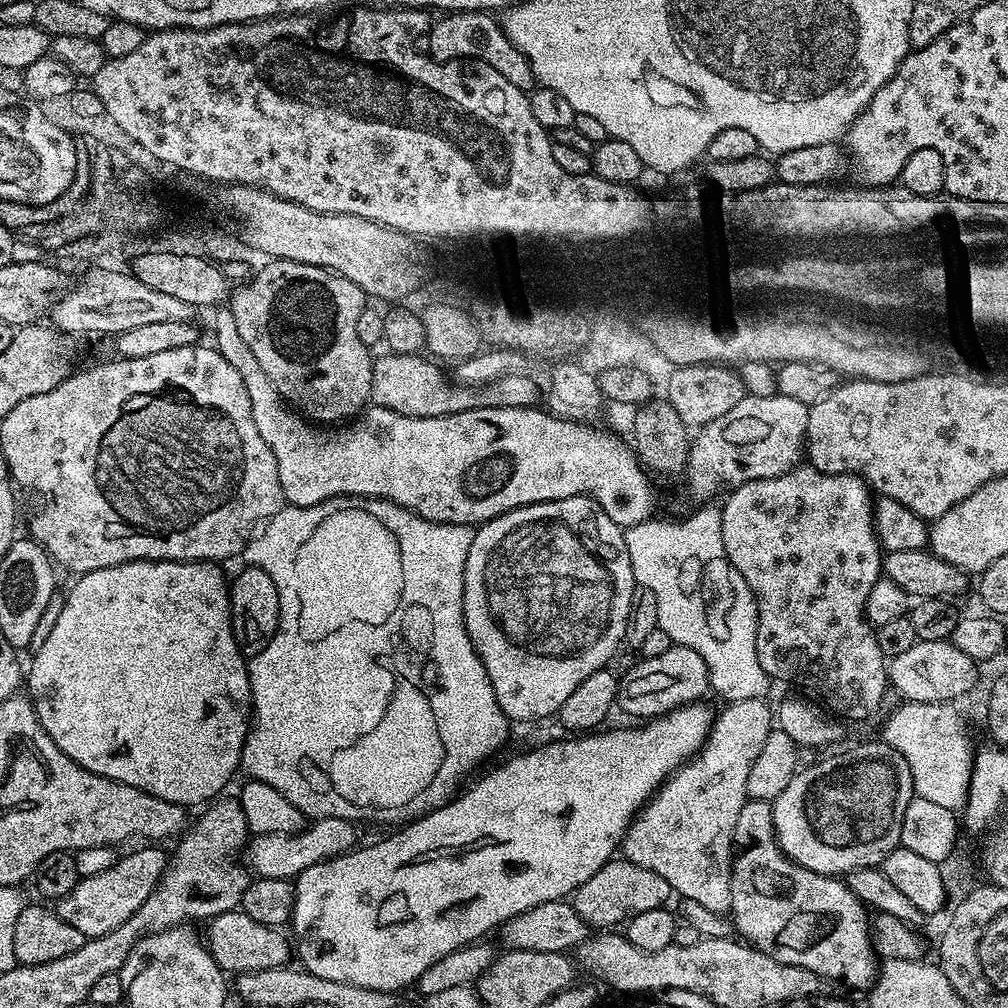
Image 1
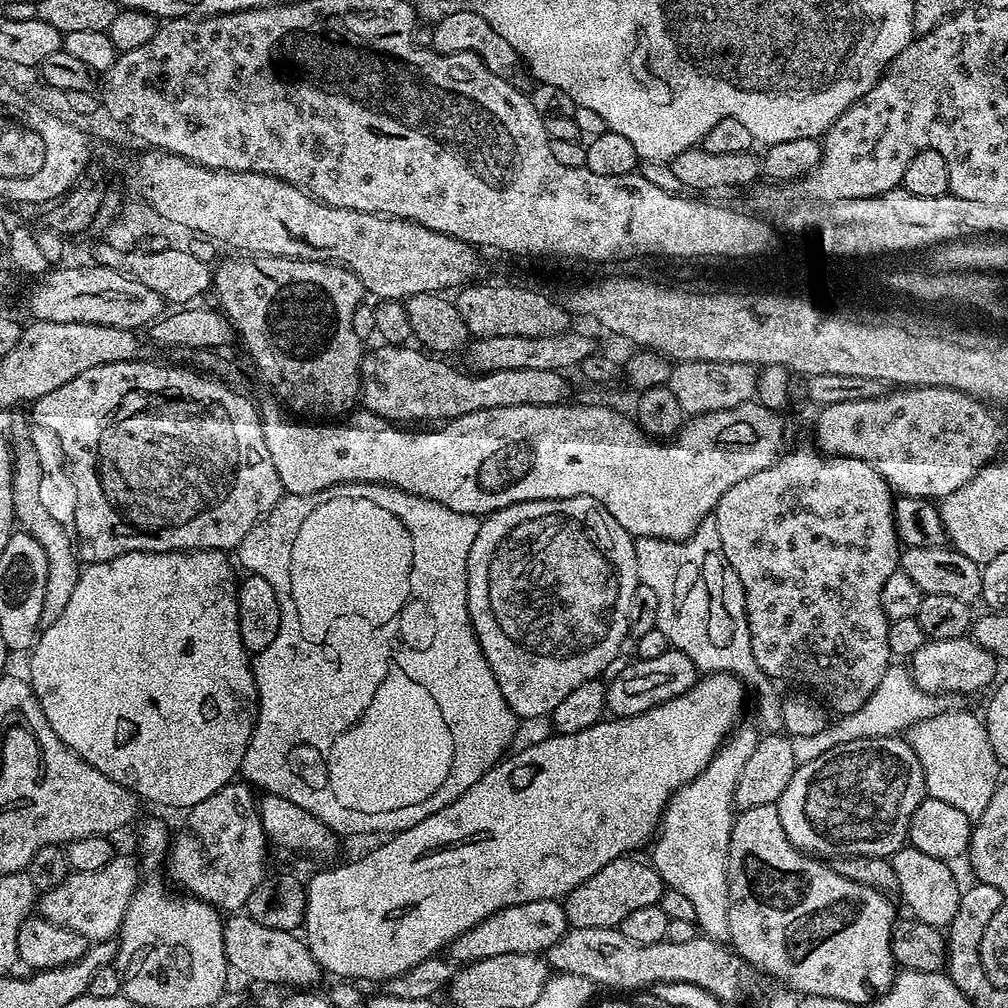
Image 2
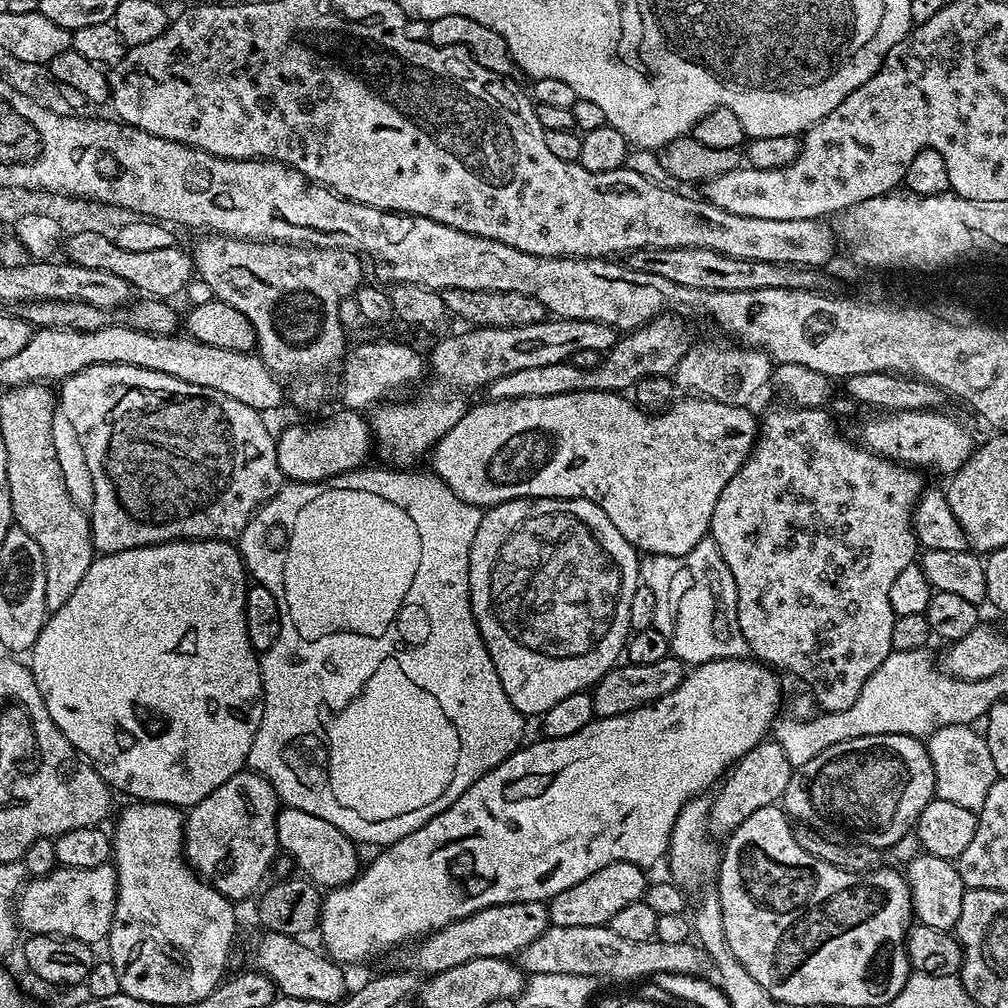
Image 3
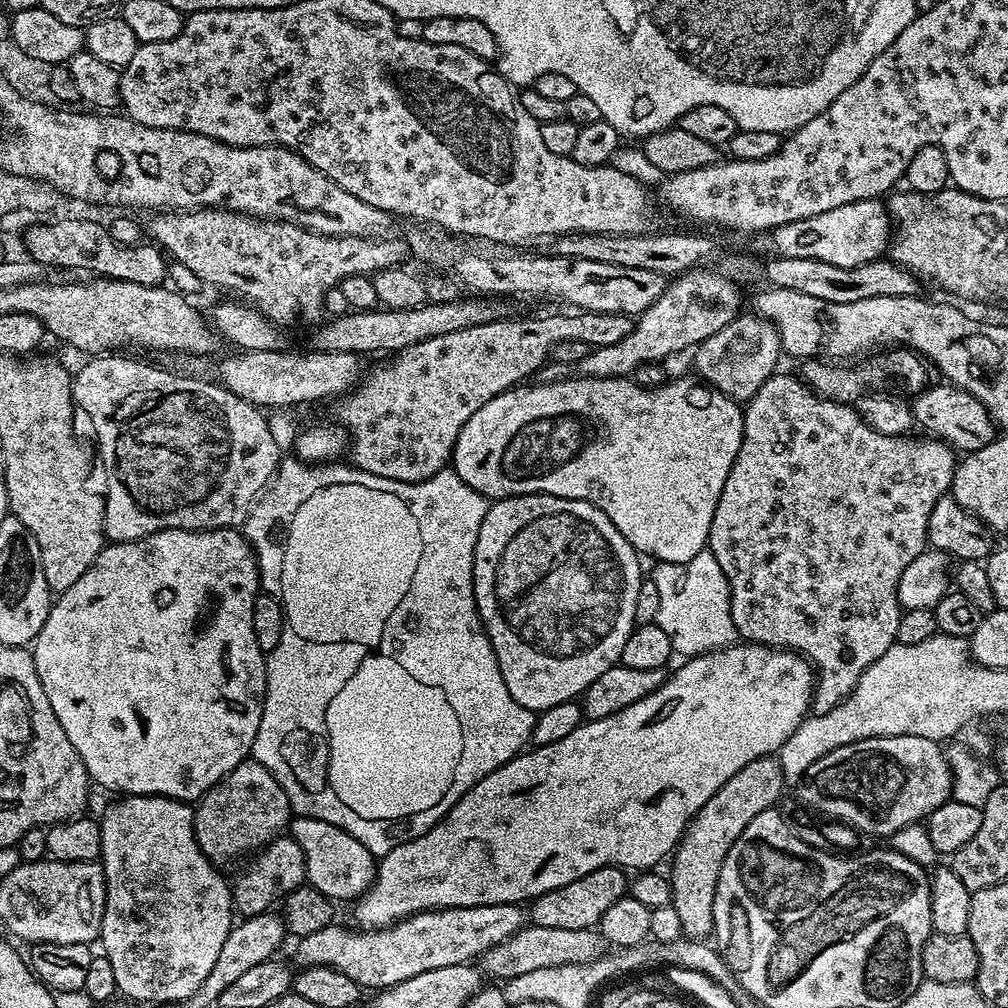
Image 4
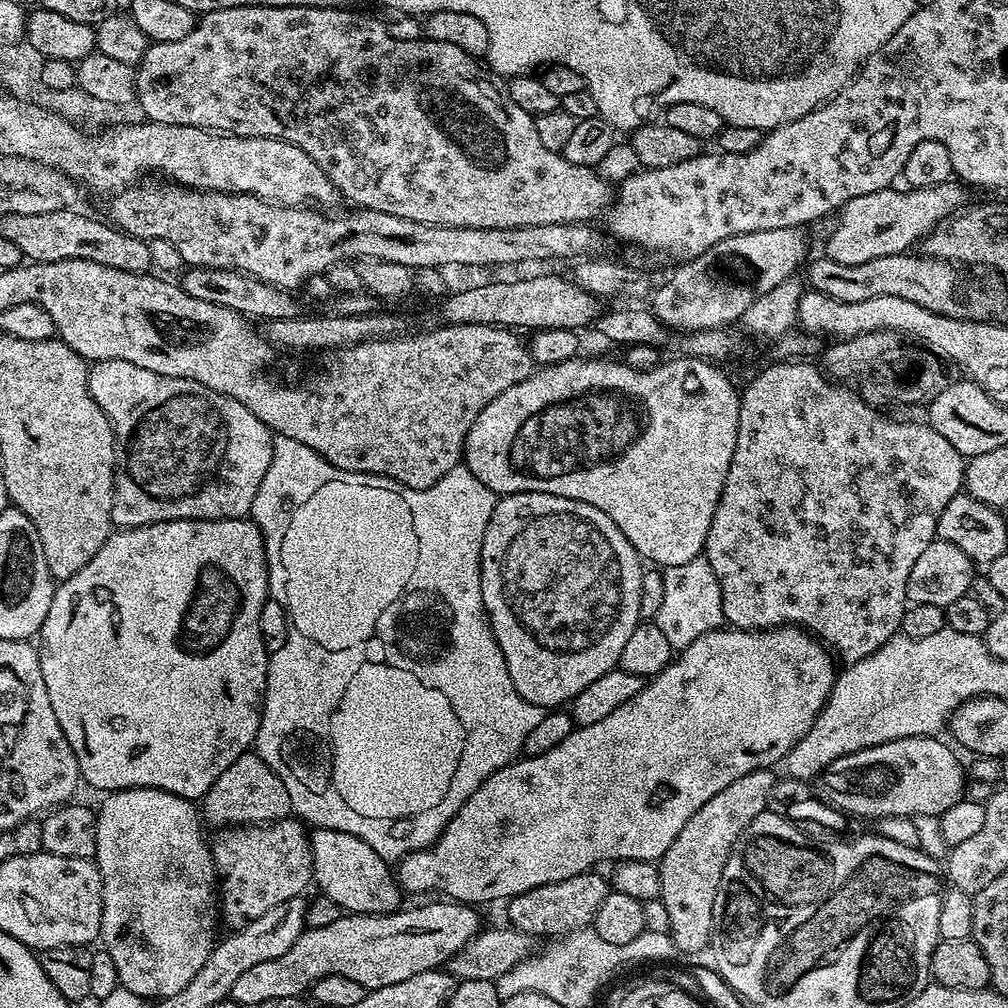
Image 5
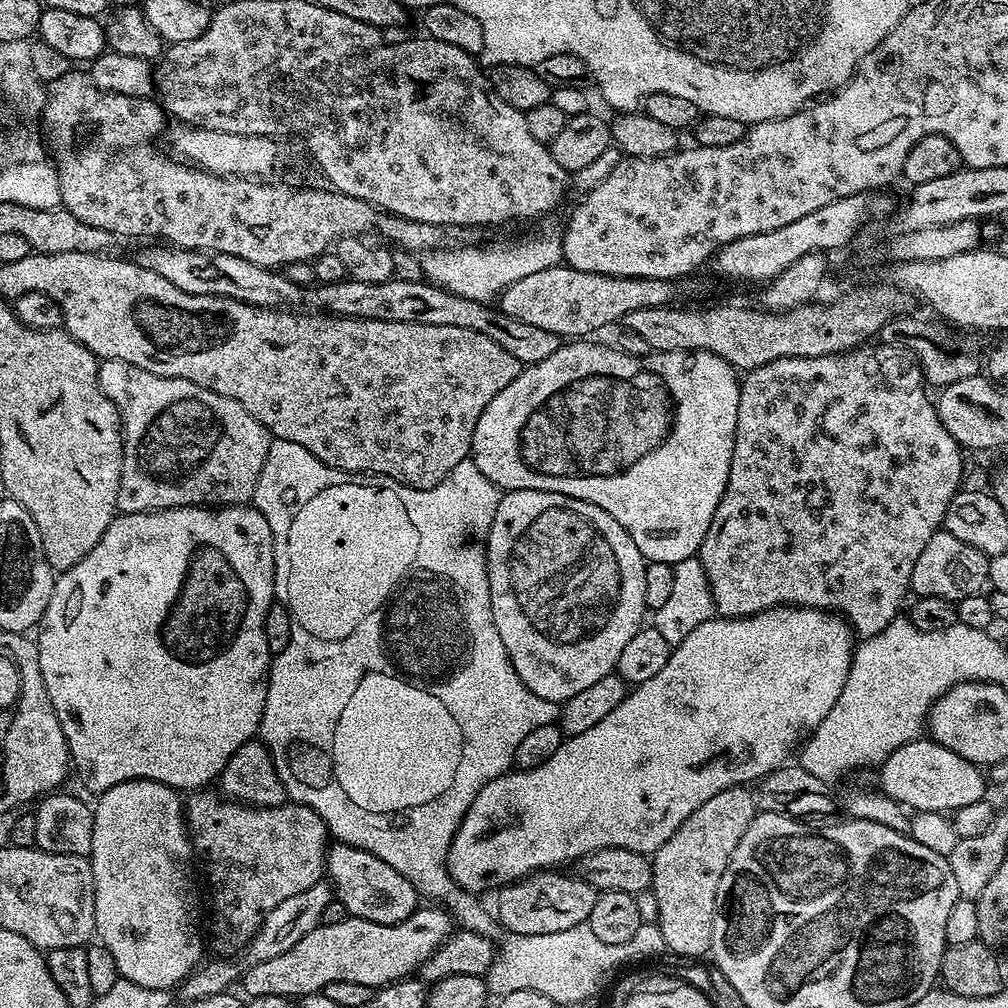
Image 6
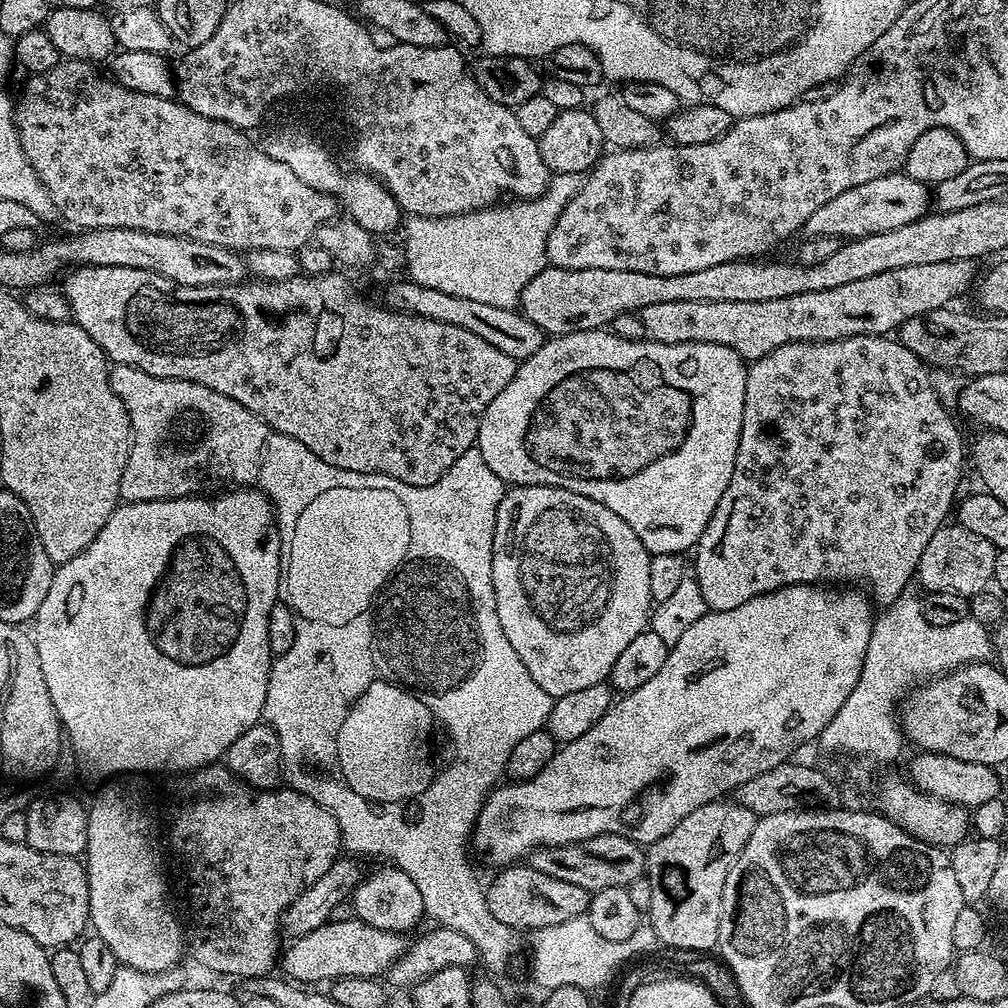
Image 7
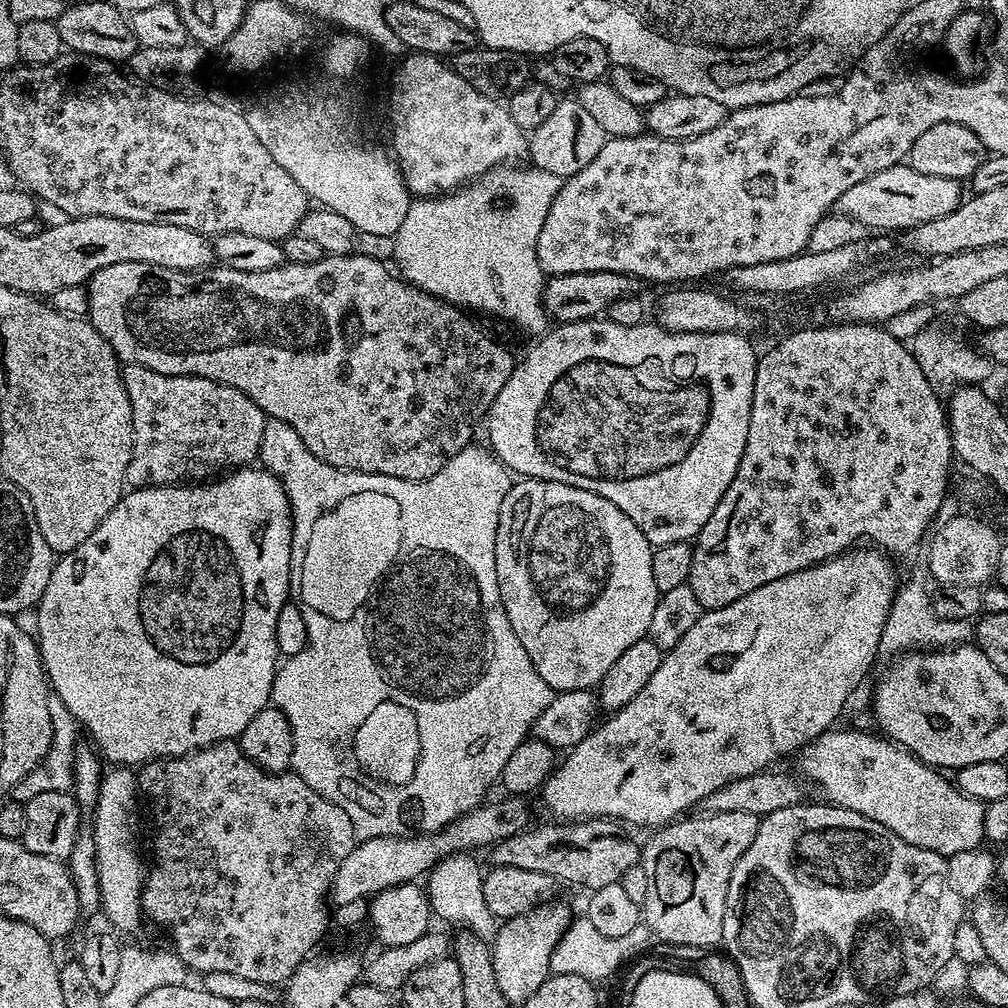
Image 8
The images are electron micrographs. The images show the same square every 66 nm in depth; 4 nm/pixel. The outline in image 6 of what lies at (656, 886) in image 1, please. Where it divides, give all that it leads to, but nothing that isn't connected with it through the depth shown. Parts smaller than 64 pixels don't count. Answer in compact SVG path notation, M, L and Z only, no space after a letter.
M545 870L533 872L531 876L524 877L523 880L515 880L512 884L506 884L499 889L494 907L494 916L499 927L505 933L513 932L519 936L537 936L538 934L558 934L558 930L570 930L570 926L587 924L590 918L590 910L594 910L598 891L594 885L589 884L579 875L563 876L560 870Z

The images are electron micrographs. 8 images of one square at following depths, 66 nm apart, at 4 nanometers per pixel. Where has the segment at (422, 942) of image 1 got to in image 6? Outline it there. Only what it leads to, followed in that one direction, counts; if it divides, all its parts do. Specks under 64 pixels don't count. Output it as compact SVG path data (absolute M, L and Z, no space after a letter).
M781 606L779 608L767 608L764 612L759 612L753 616L733 616L731 618L713 618L702 622L702 626L698 626L695 630L690 630L690 634L686 634L686 638L682 638L682 642L673 647L670 658L666 662L666 666L662 666L662 670L658 670L658 674L654 674L654 678L646 678L641 684L635 685L629 691L626 698L622 698L622 702L618 702L618 706L614 706L614 710L610 710L610 714L606 714L606 718L601 718L597 724L590 726L590 730L585 730L582 734L574 734L568 736L558 746L558 750L554 750L554 754L550 754L550 758L546 758L546 762L542 762L542 766L534 766L523 770L509 770L504 775L494 778L490 782L486 782L486 786L482 786L482 790L478 790L478 794L474 798L474 802L470 802L468 808L463 809L460 817L460 825L452 839L452 845L448 851L448 872L454 878L454 882L460 888L473 894L481 894L480 892L488 892L499 890L506 884L512 884L515 880L523 880L526 876L531 876L533 872L542 872L545 870L556 870L560 864L568 864L571 860L583 861L589 857L592 852L601 851L604 848L621 848L622 850L630 850L645 854L655 854L662 842L666 842L666 838L670 838L670 834L674 834L674 830L678 830L678 826L682 826L682 822L686 822L686 818L690 818L690 814L694 814L694 810L698 810L698 806L710 802L710 798L714 798L714 794L722 794L722 790L730 790L731 788L739 788L741 786L751 785L753 782L759 782L765 776L769 776L776 768L781 767L785 763L784 760L788 755L795 753L798 746L803 745L804 741L811 736L812 731L818 726L818 722L822 722L822 718L826 718L826 714L830 714L830 706L834 706L834 702L838 702L838 694L842 694L842 686L846 686L846 678L850 674L850 666L852 665L852 653L854 651L854 633L851 624L844 619L843 616L832 610L823 608L797 608L795 606Z

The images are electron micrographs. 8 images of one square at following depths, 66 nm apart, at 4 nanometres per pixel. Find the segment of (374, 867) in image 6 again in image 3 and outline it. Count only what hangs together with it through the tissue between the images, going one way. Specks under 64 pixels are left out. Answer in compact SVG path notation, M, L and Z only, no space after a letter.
M284 806L276 815L276 833L278 834L278 842L281 849L301 868L303 875L311 880L313 884L321 889L337 888L343 884L349 884L354 877L361 871L362 859L356 851L357 845L346 834L342 834L342 830L338 830L338 826L330 826L330 822L326 822L324 816L315 816L314 814L306 814L306 810L294 810L293 808Z

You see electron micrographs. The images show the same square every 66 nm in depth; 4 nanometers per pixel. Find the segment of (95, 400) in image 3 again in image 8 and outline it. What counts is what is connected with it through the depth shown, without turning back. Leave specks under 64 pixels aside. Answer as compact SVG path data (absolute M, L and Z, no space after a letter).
M124 364L122 371L134 418L132 457L130 466L126 466L124 479L129 489L146 488L153 484L200 482L213 474L251 465L259 457L266 417L260 407L242 394L242 390L234 390L234 386L201 376L158 374L158 370L137 364Z

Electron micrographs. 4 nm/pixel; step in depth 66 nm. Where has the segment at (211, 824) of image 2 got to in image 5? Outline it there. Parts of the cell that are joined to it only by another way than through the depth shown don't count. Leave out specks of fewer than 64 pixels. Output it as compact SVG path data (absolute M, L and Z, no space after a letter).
M249 750L234 758L222 774L218 774L218 782L202 797L202 816L205 821L219 830L229 826L247 826L272 824L276 820L287 820L293 815L290 794L286 794L286 786L282 778L255 751Z

